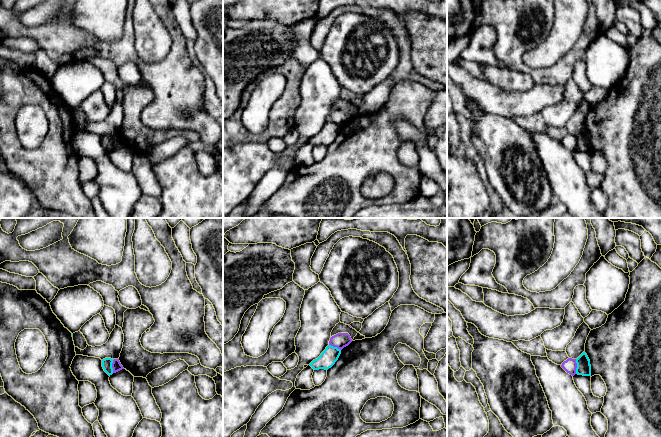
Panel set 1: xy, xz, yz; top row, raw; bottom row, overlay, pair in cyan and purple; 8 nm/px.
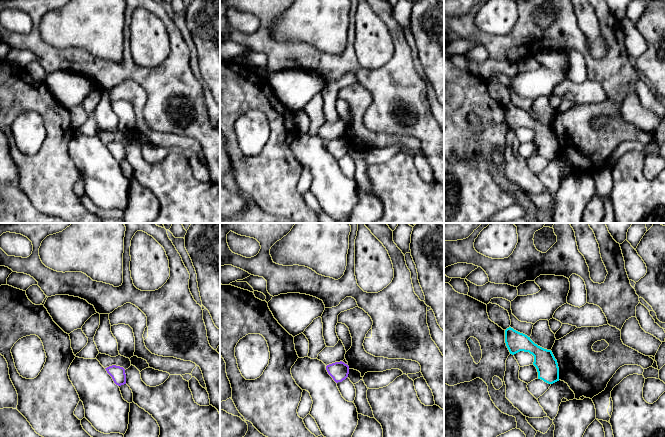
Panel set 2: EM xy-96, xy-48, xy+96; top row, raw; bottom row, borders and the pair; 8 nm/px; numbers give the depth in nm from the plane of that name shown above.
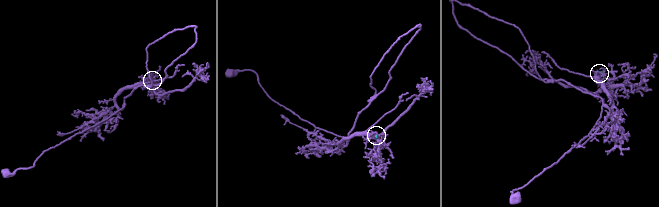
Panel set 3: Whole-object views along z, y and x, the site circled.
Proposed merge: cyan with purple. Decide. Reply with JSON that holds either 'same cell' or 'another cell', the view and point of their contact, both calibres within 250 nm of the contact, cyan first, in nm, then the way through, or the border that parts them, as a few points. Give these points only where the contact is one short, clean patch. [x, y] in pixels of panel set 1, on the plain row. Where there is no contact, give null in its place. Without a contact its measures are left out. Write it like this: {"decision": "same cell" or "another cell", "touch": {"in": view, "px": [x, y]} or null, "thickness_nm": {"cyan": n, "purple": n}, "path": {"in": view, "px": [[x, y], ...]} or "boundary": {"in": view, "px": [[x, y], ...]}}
{"decision": "another cell", "touch": {"in": "yz", "px": [577, 142]}, "thickness_nm": {"cyan": 110, "purple": 110}, "boundary": {"in": "yz", "px": [[575, 135], [576, 149]]}}

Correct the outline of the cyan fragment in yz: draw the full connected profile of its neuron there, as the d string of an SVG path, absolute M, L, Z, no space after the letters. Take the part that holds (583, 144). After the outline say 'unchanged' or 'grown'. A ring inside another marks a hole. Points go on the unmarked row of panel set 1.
M583 128L577 135L576 150L583 152L591 152L590 136L585 128Z; unchanged

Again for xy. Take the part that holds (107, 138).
M105 134L102 136L102 143L109 152L113 150L113 144L112 144L113 136L114 135L111 134Z; unchanged

